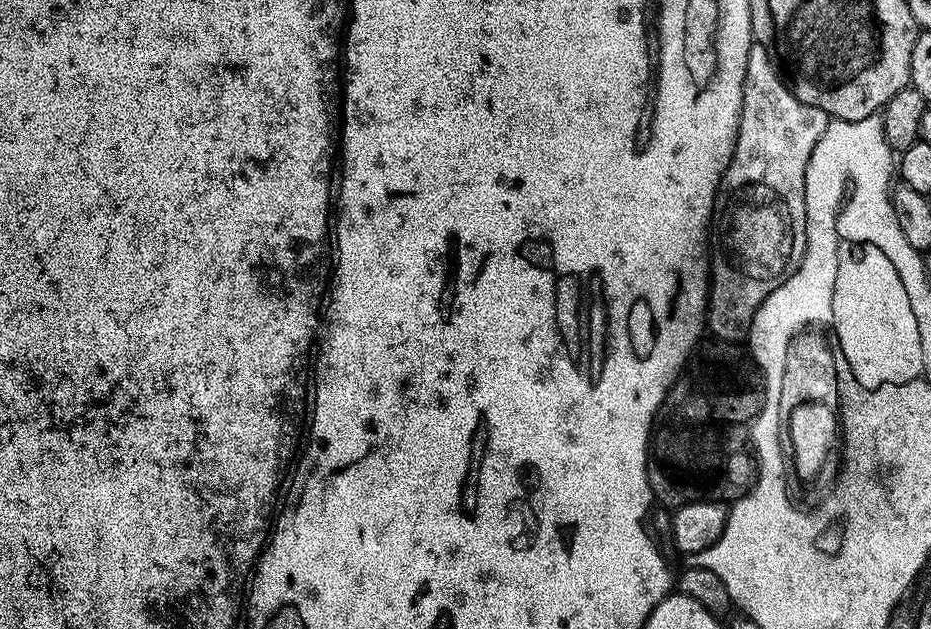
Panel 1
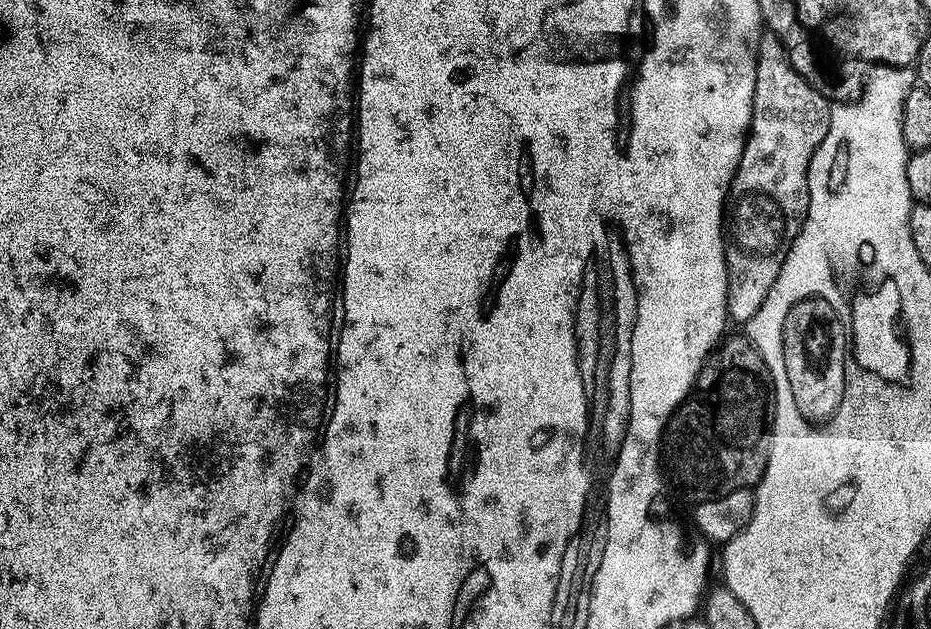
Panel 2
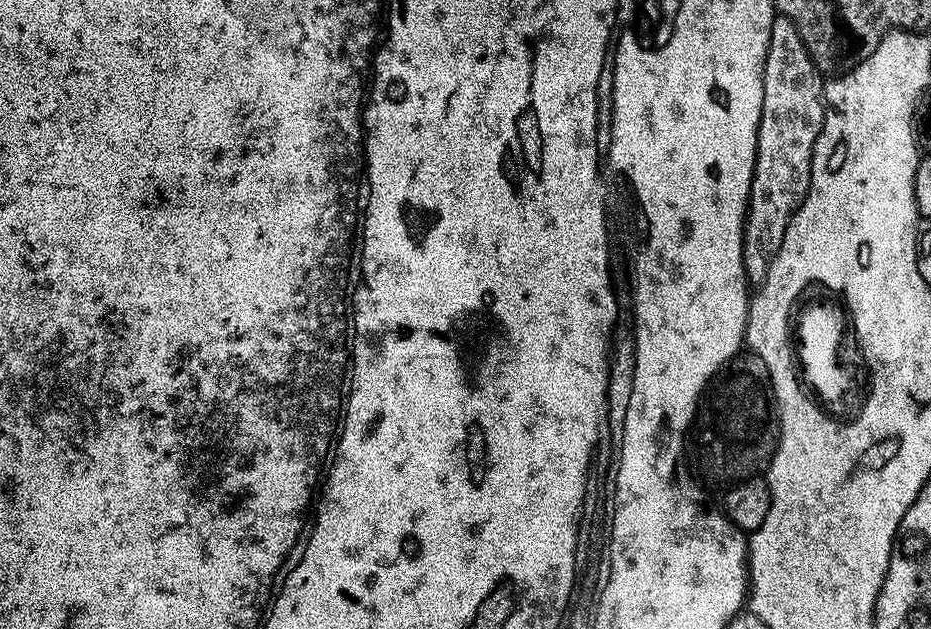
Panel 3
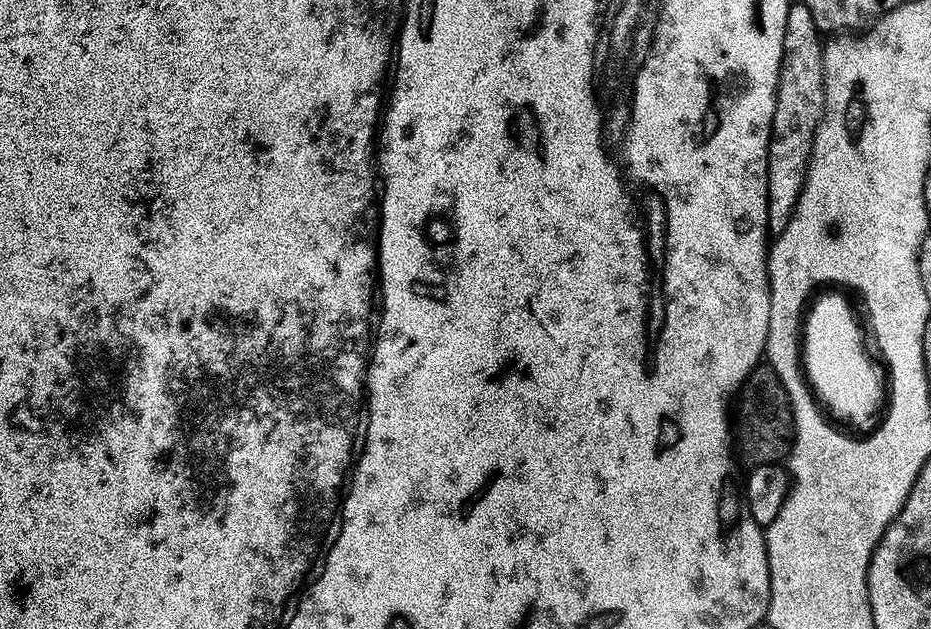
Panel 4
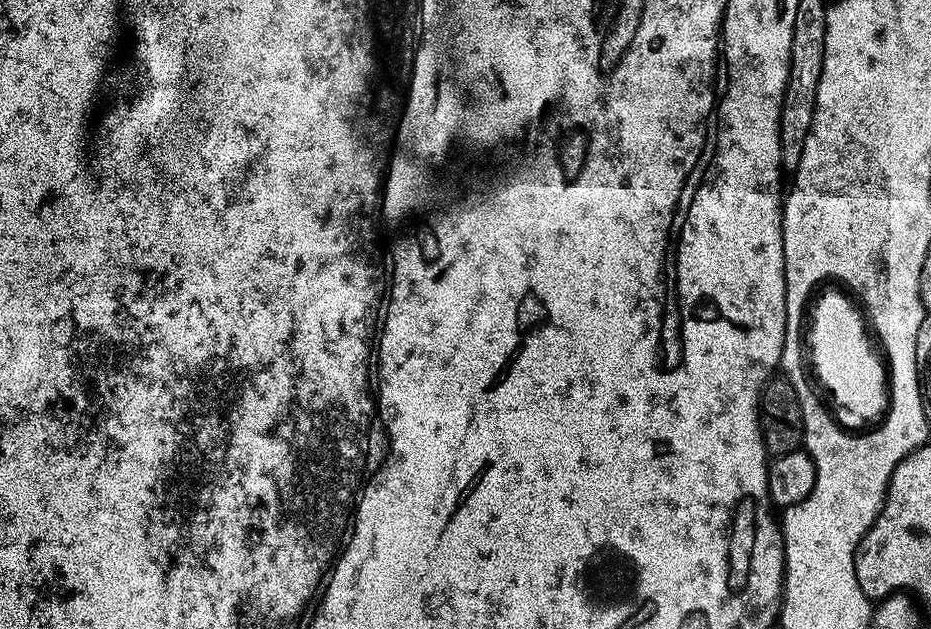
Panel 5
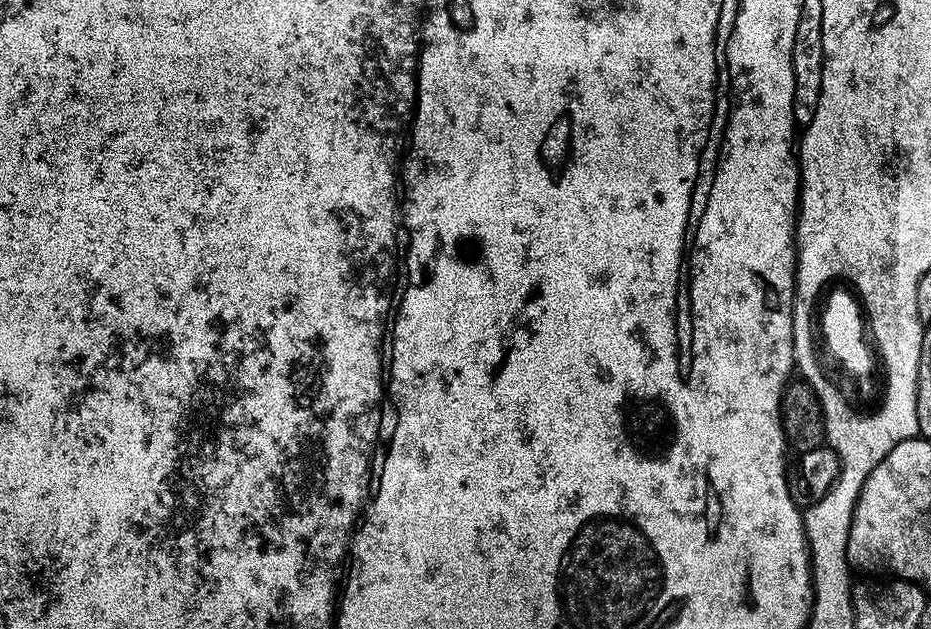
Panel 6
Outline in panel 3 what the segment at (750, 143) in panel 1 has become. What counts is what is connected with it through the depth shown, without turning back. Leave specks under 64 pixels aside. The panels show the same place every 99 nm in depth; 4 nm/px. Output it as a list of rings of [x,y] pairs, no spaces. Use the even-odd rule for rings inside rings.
[[[777,15],[772,23],[772,37],[764,67],[764,109],[760,115],[760,133],[756,147],[756,169],[752,179],[752,199],[748,201],[744,234],[744,275],[759,286],[770,270],[770,262],[778,254],[786,238],[792,215],[802,206],[812,181],[812,155],[818,134],[824,125],[824,86],[826,80],[803,44],[798,26],[788,16]]]

